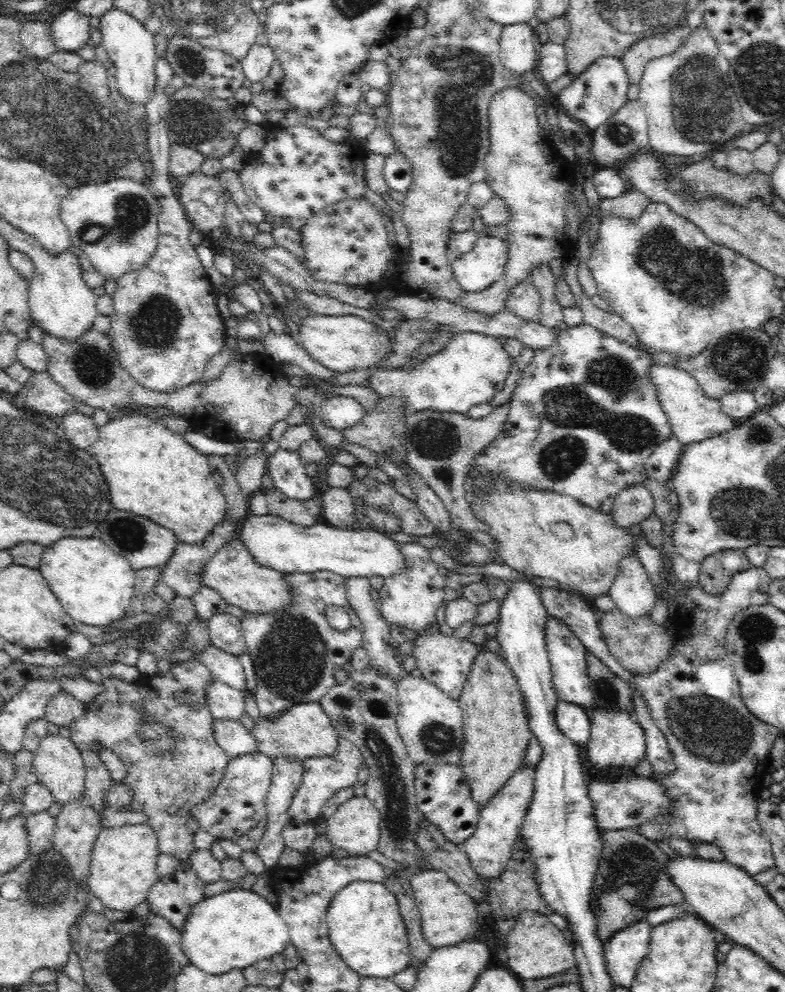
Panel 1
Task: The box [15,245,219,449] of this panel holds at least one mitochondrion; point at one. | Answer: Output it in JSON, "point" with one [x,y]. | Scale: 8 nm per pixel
{"point":[154,324]}

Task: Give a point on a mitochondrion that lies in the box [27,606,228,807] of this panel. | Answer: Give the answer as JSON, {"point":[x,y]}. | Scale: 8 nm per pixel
{"point":[159,736]}

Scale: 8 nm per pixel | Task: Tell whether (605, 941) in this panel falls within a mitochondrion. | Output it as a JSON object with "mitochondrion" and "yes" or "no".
{"mitochondrion":"no"}

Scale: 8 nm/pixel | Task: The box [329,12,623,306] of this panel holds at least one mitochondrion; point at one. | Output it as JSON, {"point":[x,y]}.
{"point":[459,147]}

